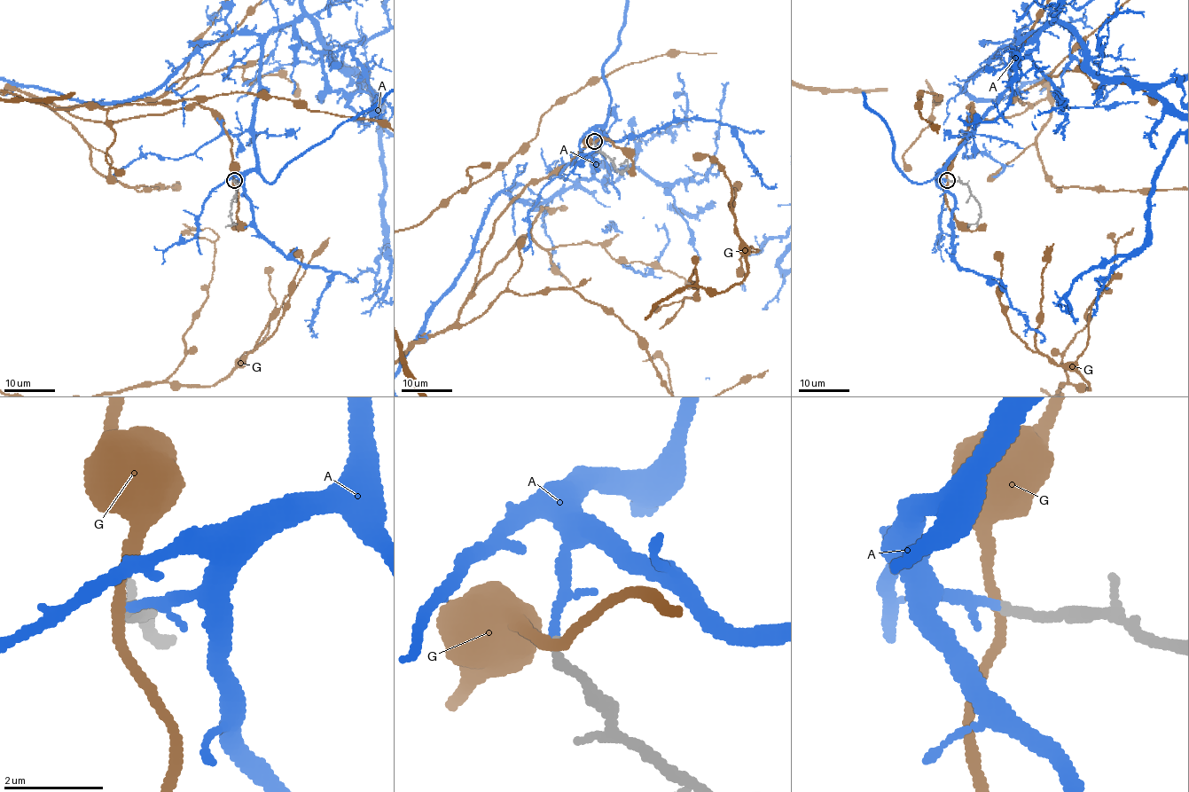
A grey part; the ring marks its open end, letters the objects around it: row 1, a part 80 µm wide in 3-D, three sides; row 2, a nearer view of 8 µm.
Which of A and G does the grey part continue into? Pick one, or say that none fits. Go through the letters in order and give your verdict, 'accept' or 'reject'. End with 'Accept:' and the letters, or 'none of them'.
A: accept
G: reject
Accept: A

